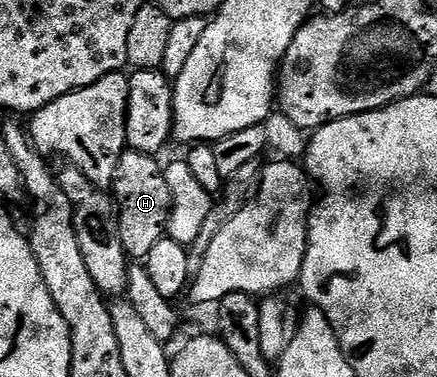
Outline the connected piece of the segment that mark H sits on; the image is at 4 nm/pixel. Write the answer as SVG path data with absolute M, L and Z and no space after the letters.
M127 149L122 152L120 161L116 165L116 177L114 178L114 185L112 188L112 198L116 204L116 210L118 212L118 236L120 237L120 241L124 245L127 256L129 256L129 258L134 261L145 260L146 255L148 253L152 253L152 245L156 245L156 241L160 241L167 234L168 231L168 224L170 221L170 194L168 193L166 172L164 170L163 164L161 162L158 164L158 161L159 160L153 155L145 155L144 153L140 153L139 151L132 151Z

